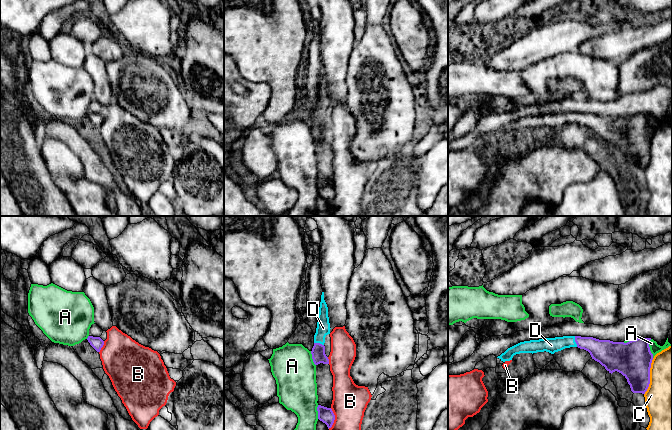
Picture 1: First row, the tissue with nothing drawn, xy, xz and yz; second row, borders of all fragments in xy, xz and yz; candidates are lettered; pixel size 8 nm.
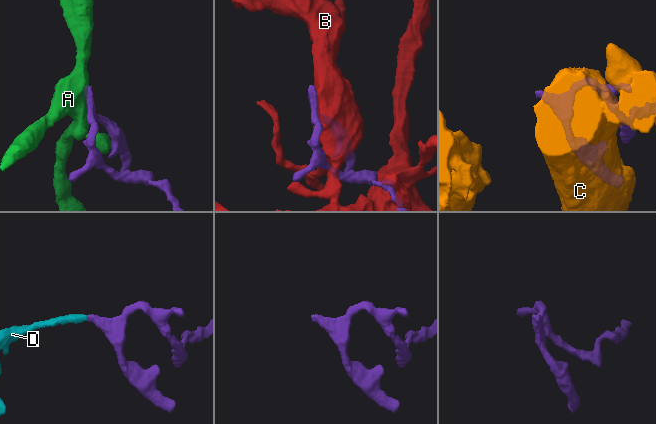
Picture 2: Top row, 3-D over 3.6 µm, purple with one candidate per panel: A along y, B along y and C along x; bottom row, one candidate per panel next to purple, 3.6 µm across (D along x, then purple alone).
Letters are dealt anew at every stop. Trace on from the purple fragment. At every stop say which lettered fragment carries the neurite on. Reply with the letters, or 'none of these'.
D

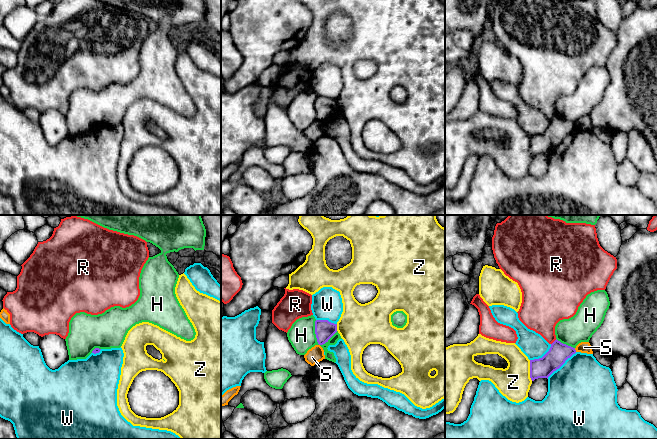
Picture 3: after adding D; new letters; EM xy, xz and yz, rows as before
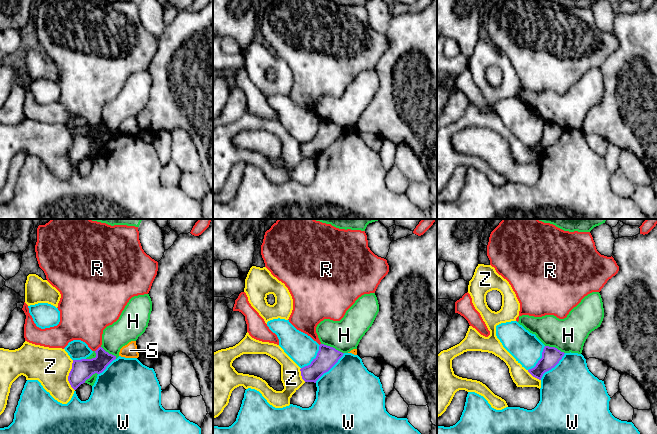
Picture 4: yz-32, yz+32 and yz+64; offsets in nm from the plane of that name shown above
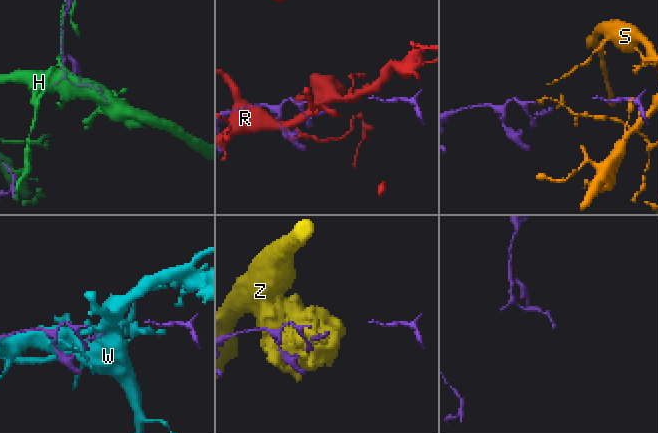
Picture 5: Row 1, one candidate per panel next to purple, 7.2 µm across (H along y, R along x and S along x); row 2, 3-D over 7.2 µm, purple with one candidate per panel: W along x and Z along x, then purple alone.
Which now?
none of these

